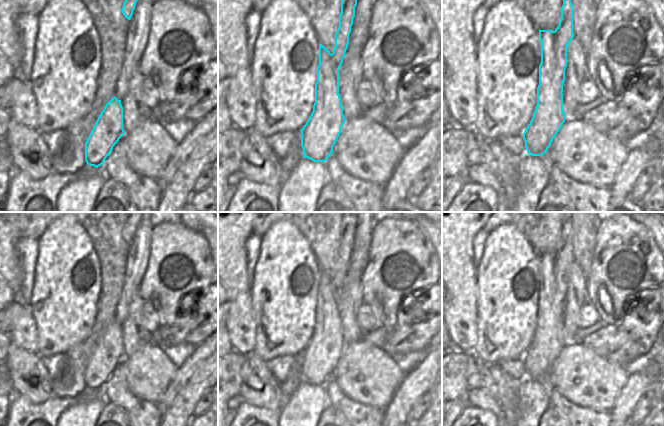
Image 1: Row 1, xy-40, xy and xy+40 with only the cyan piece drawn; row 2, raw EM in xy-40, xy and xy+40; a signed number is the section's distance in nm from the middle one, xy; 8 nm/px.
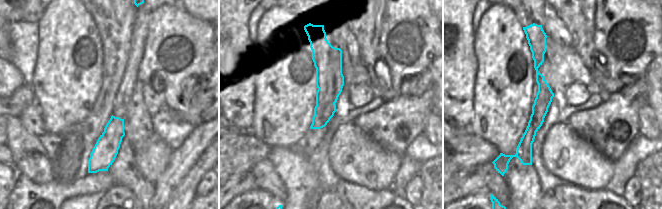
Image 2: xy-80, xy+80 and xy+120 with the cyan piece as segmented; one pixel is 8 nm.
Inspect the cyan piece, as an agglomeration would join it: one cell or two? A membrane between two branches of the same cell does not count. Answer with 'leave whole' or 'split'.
split

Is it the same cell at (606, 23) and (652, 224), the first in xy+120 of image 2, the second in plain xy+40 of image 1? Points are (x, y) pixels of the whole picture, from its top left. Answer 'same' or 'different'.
different

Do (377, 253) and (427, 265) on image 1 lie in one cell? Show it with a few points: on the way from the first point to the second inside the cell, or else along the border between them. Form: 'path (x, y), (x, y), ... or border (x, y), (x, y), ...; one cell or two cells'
path (389, 253), (403, 250), (415, 259); one cell

